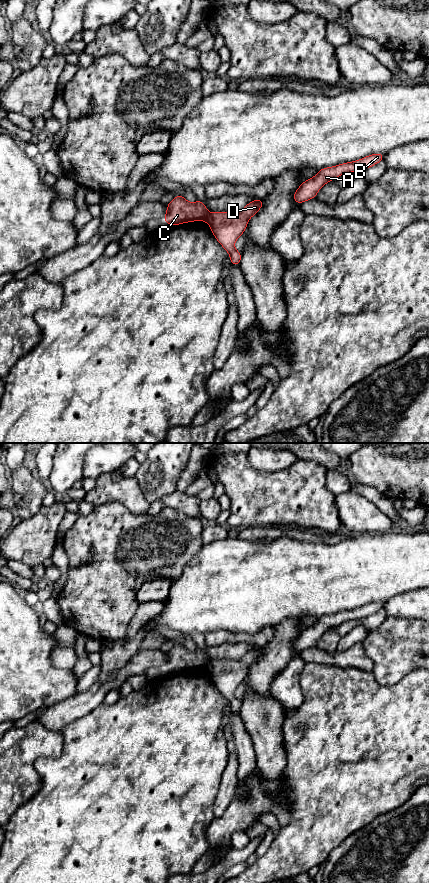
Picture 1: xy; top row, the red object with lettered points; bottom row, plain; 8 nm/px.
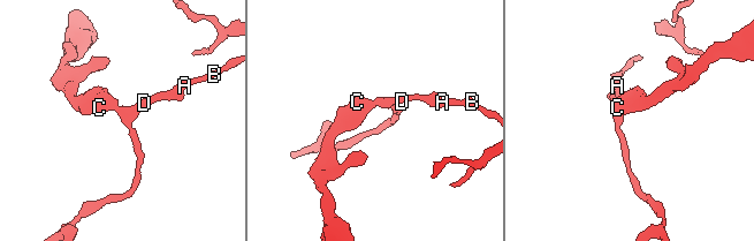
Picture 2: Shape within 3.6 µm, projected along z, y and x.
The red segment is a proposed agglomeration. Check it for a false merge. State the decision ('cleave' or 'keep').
cleave

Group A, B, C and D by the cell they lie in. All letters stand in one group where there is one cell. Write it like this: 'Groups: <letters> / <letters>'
Groups: A B D / C

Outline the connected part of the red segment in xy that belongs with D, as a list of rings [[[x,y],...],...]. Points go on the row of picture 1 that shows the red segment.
[[[255,199],[238,212],[211,212],[206,223],[212,234],[230,255],[230,264],[239,266],[242,254],[234,248],[236,240],[244,233],[249,219],[258,213],[264,202]]]

